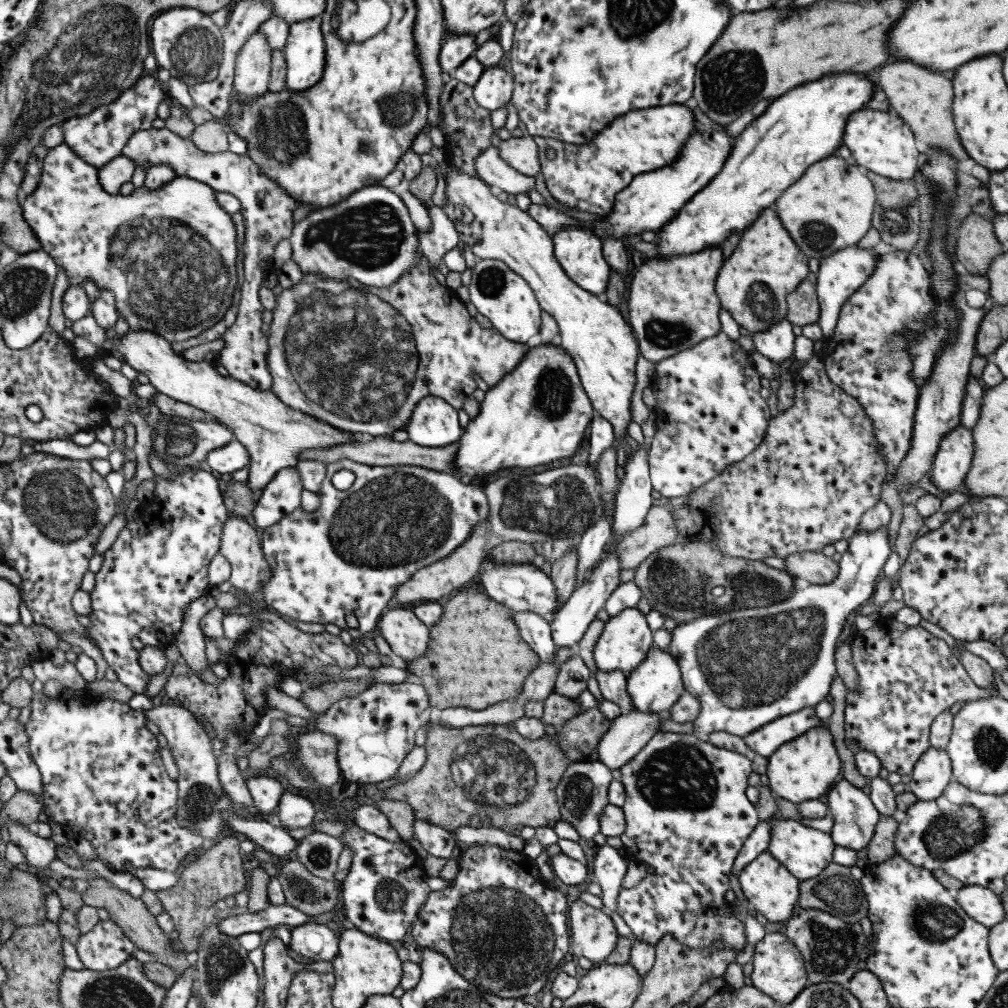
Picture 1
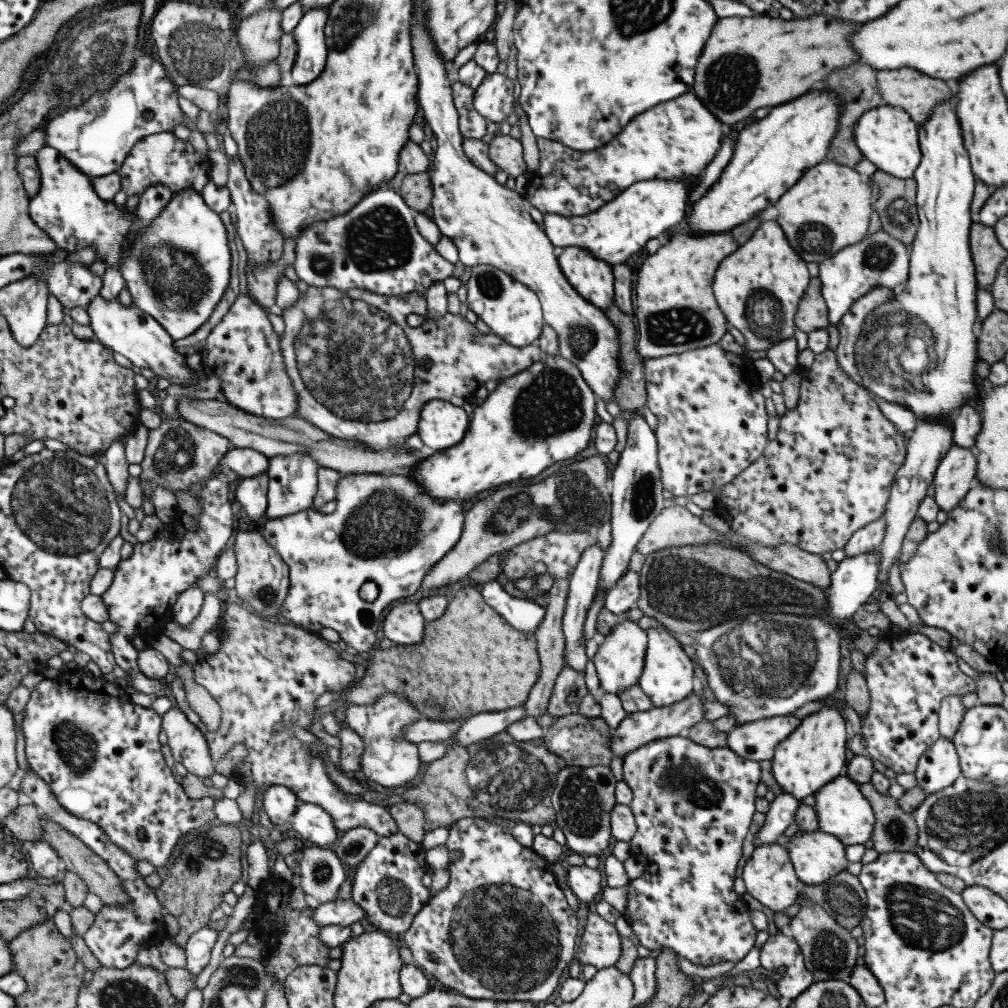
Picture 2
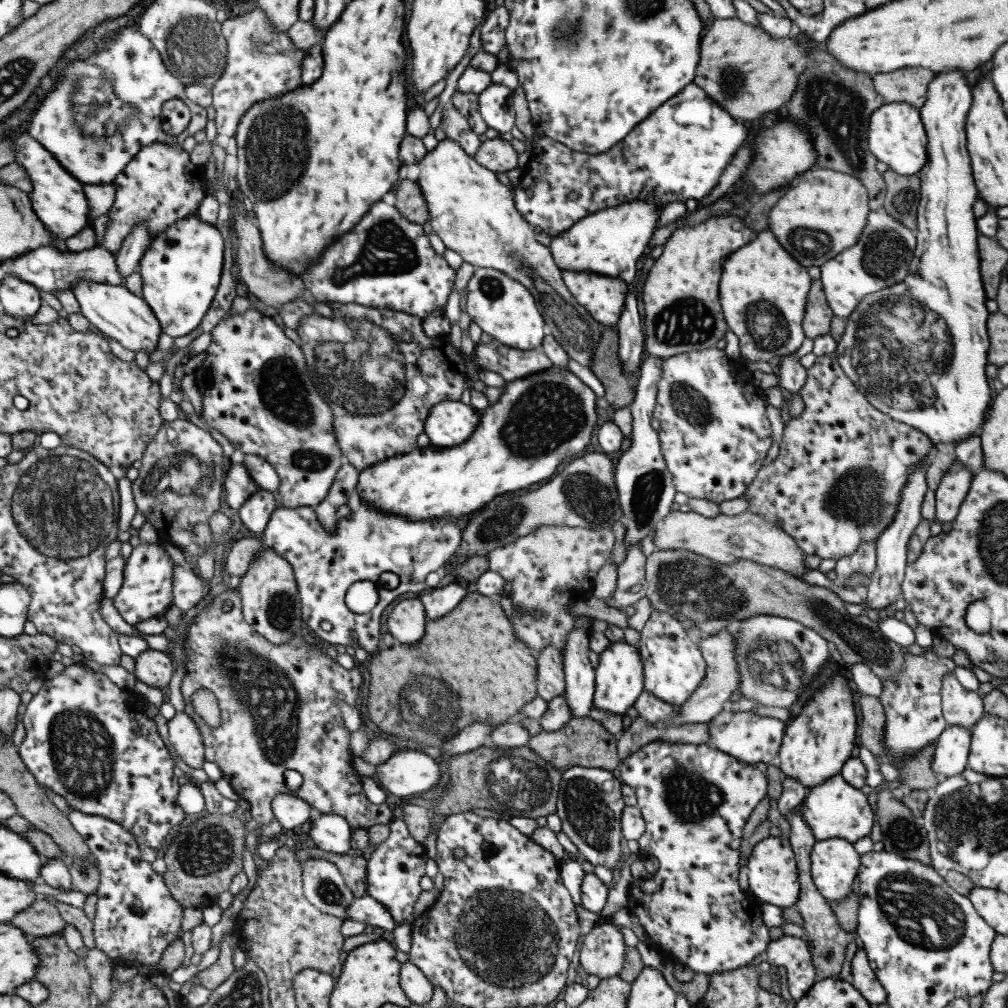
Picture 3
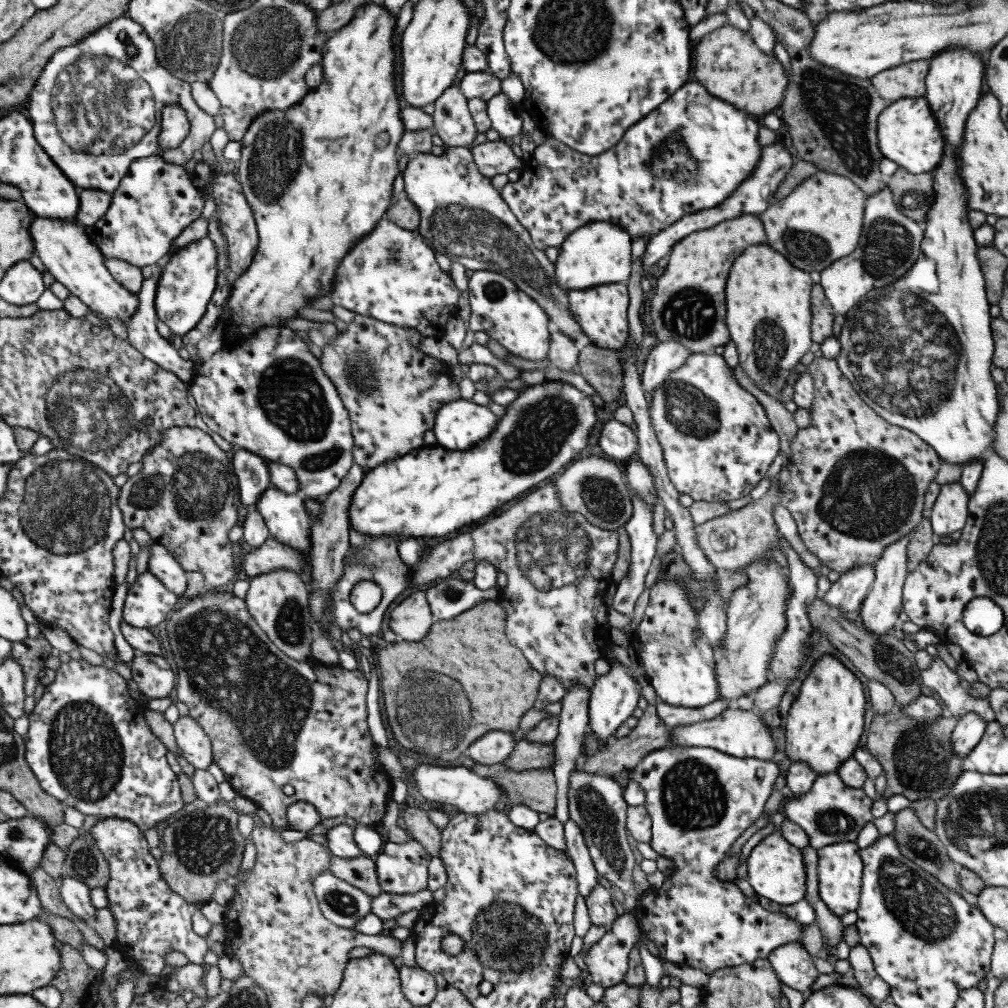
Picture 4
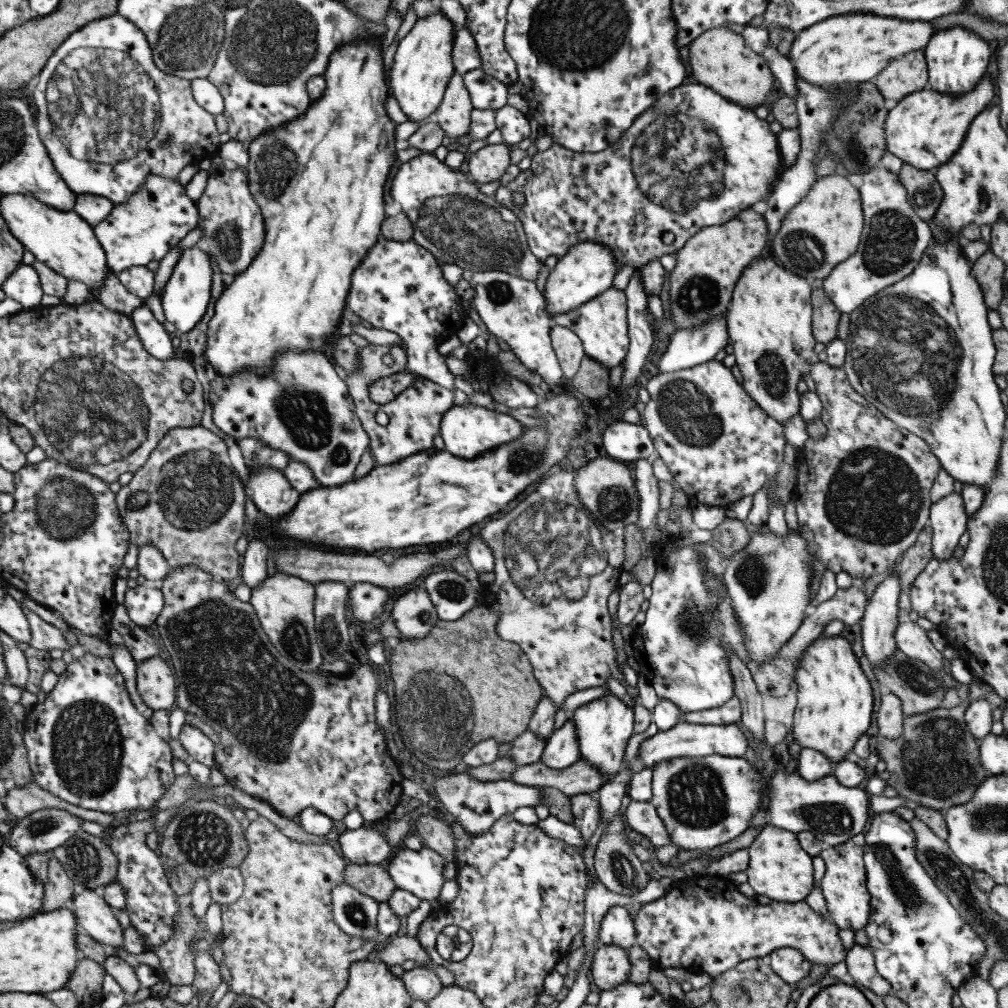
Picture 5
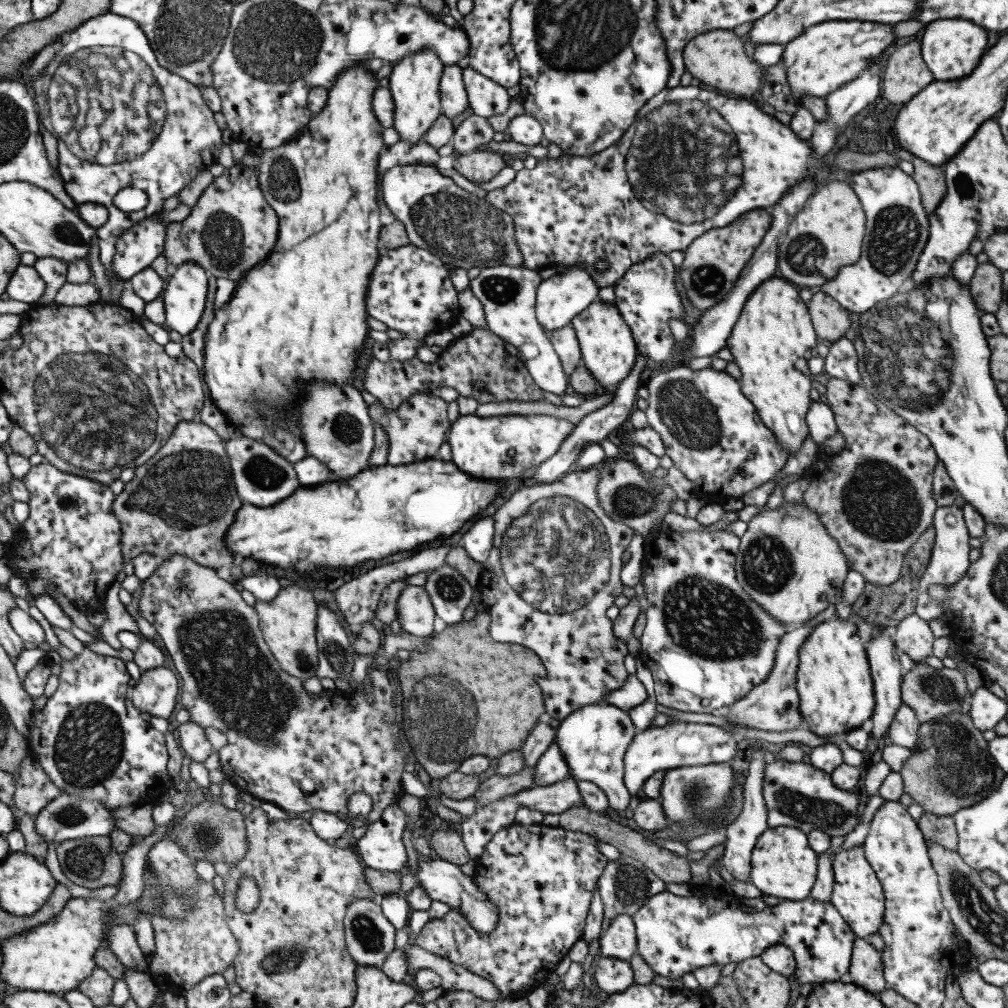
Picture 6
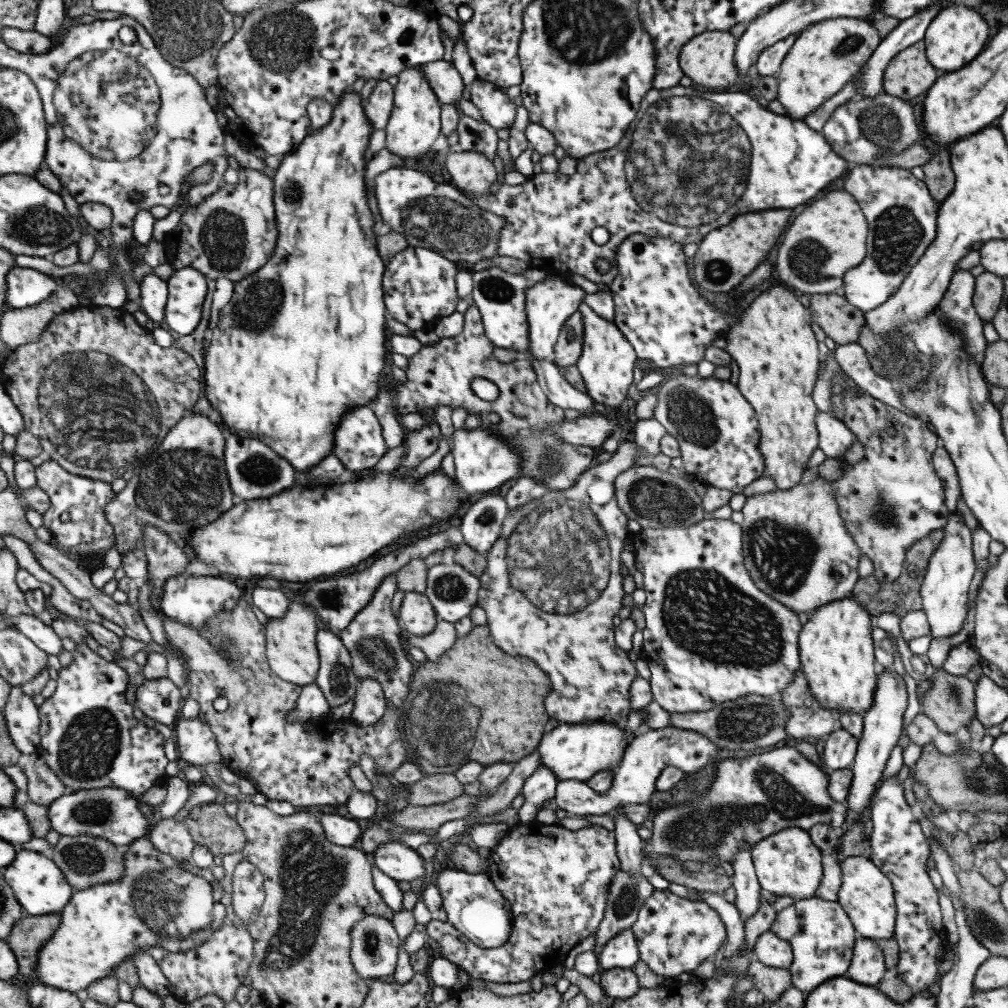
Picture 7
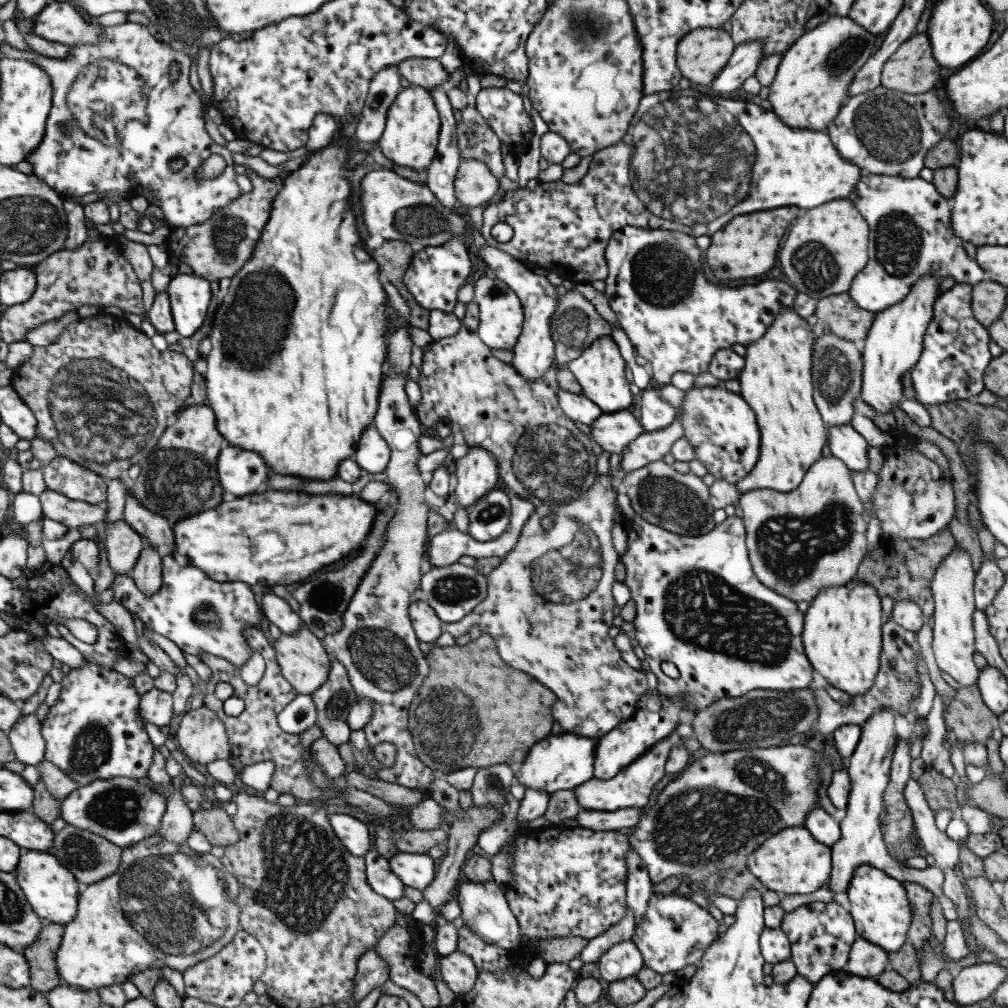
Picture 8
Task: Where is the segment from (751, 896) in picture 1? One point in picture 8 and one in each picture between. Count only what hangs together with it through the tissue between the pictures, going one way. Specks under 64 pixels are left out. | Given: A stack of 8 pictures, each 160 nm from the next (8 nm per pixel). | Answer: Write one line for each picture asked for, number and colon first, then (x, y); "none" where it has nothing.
2: (768, 876)
3: (771, 868)
4: (775, 870)
5: (778, 868)
6: (782, 865)
7: (786, 864)
8: (792, 862)

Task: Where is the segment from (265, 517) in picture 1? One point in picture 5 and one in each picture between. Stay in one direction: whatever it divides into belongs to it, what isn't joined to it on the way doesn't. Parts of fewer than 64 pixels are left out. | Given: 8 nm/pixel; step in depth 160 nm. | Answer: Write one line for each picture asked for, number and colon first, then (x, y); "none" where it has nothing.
2: (291, 484)
3: (256, 391)
4: (267, 394)
5: (301, 407)

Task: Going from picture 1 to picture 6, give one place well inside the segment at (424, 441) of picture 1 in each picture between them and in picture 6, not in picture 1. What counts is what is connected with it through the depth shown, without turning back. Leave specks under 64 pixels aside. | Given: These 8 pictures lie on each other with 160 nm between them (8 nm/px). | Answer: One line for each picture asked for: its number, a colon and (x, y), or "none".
2: (441, 425)
3: (449, 423)
4: (458, 424)
5: (467, 431)
6: (500, 447)

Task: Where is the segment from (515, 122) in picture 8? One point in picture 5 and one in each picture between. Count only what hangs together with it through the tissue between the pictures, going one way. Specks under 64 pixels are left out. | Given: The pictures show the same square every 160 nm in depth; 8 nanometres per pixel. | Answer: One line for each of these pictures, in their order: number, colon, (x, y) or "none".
5: (485, 92)
6: (485, 98)
7: (496, 109)

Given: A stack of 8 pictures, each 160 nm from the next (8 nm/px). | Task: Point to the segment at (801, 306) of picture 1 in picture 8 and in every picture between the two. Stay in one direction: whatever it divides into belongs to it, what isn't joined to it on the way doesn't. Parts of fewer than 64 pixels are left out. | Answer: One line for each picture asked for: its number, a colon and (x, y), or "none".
2: (811, 314)
3: (816, 321)
4: (822, 315)
5: (825, 318)
6: (829, 321)
7: (842, 322)
8: (844, 319)

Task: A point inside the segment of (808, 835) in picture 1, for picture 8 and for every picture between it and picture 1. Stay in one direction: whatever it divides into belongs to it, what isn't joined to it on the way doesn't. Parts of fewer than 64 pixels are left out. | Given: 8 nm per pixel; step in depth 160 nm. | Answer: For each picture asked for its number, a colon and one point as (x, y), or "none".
2: (815, 857)
3: (833, 863)
4: (839, 868)
5: (843, 886)
6: (856, 895)
7: (865, 894)
8: (878, 906)

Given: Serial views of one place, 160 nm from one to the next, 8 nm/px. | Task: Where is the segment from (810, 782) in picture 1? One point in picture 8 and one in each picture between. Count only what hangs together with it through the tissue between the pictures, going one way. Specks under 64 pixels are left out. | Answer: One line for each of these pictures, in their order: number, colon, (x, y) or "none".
2: (813, 754)
3: (816, 742)
4: (824, 722)
5: (833, 709)
6: (833, 682)
7: (835, 651)
8: (841, 632)

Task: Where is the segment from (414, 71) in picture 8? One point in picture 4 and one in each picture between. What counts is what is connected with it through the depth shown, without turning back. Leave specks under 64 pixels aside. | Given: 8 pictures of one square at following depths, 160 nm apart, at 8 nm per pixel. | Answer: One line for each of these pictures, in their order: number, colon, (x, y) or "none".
4: (451, 120)
5: (453, 113)
6: (453, 100)
7: (444, 81)

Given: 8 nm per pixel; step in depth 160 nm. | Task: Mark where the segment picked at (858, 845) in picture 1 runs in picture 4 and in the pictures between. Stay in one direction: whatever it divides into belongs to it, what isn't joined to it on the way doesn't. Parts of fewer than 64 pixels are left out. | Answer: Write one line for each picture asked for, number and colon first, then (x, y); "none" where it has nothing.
2: (841, 810)
3: (833, 809)
4: (830, 812)

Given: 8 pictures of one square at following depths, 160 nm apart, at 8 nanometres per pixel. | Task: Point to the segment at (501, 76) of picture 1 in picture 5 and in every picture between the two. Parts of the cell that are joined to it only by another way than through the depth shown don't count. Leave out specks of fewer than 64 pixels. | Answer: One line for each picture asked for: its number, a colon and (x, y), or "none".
2: (492, 99)
3: (494, 103)
4: (503, 113)
5: (512, 124)

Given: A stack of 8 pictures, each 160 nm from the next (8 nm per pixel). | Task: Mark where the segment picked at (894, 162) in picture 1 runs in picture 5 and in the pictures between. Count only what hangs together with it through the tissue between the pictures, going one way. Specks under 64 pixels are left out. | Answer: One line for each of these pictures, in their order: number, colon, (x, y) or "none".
2: (885, 135)
3: (895, 136)
4: (907, 133)
5: (924, 128)

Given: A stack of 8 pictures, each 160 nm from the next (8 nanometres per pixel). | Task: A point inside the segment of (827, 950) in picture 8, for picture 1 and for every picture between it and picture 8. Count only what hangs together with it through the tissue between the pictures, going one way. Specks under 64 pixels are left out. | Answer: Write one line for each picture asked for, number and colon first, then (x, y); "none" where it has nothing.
1: (686, 816)
2: (692, 805)
3: (694, 799)
4: (699, 800)
5: (706, 932)
6: (674, 935)
7: (821, 937)

